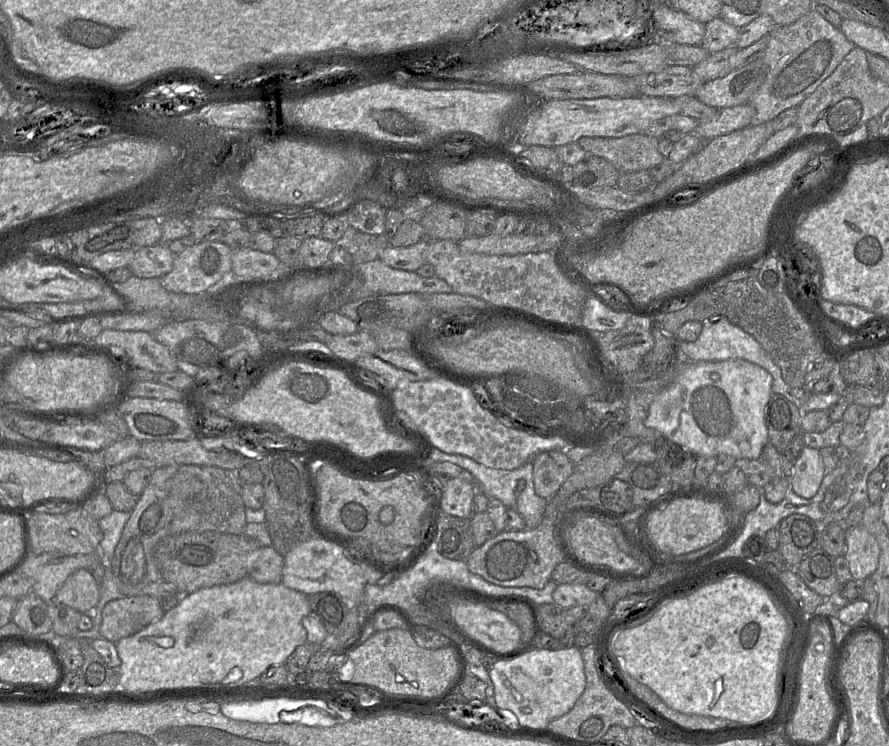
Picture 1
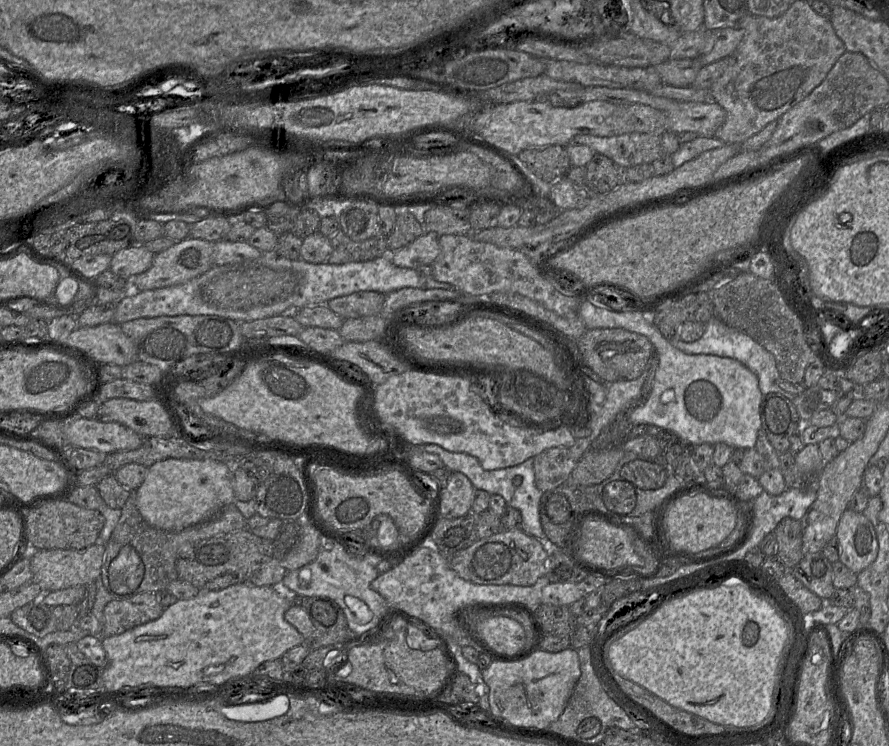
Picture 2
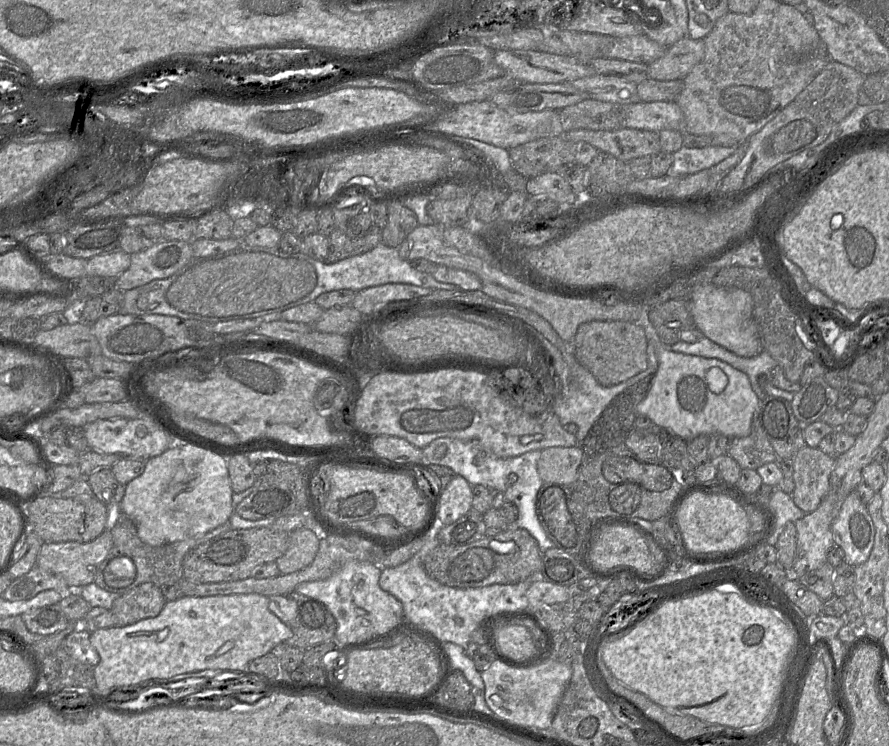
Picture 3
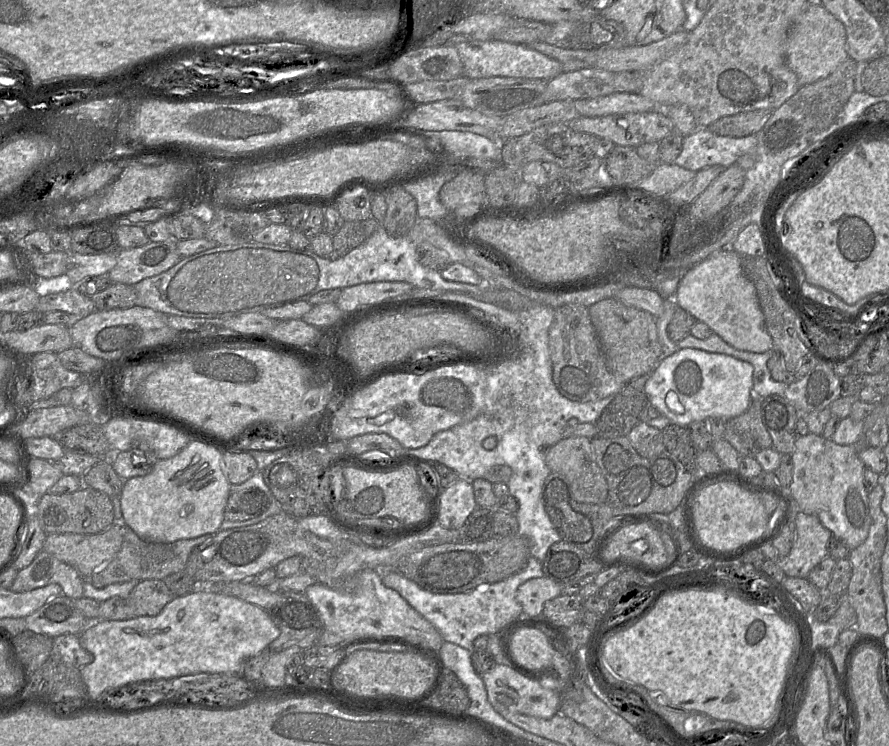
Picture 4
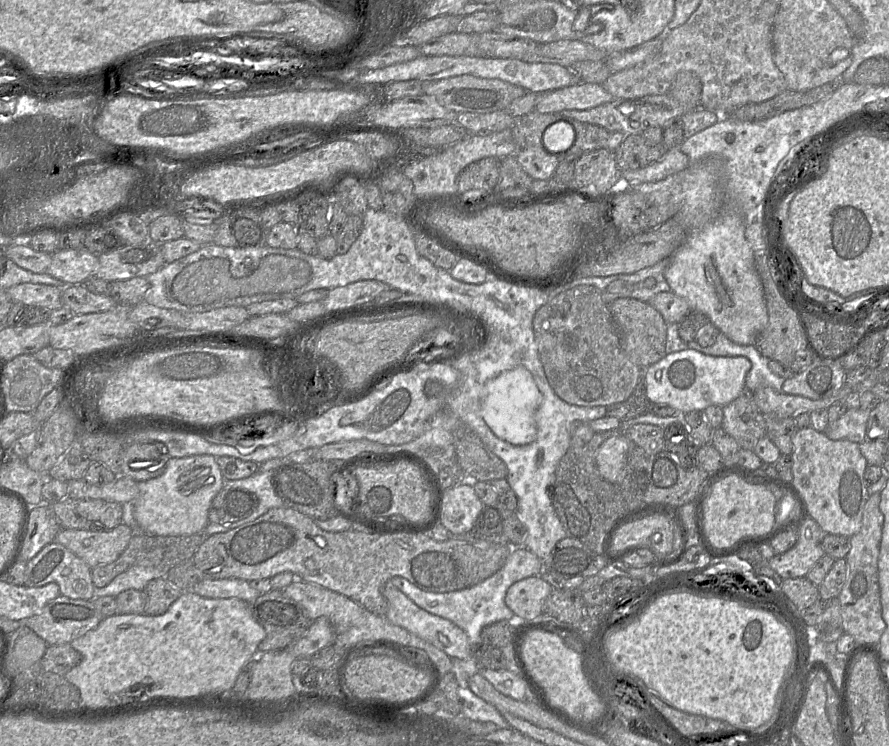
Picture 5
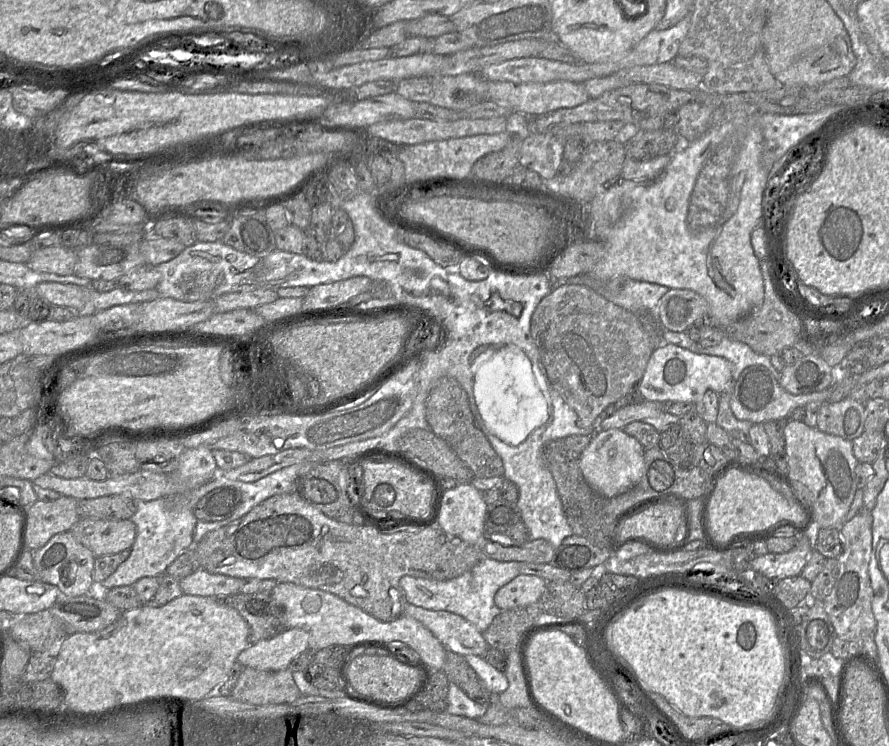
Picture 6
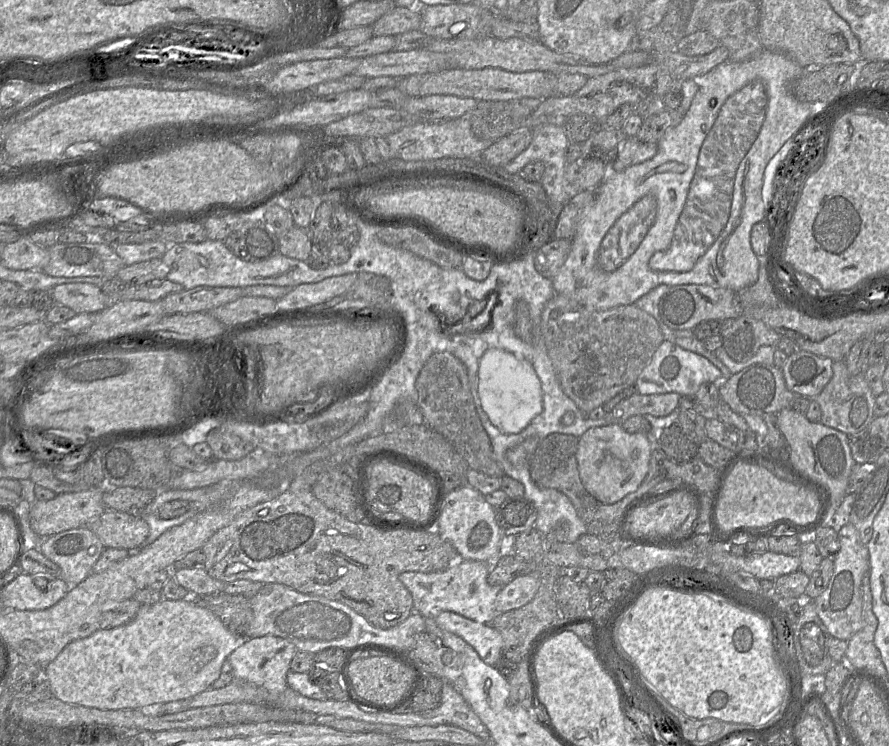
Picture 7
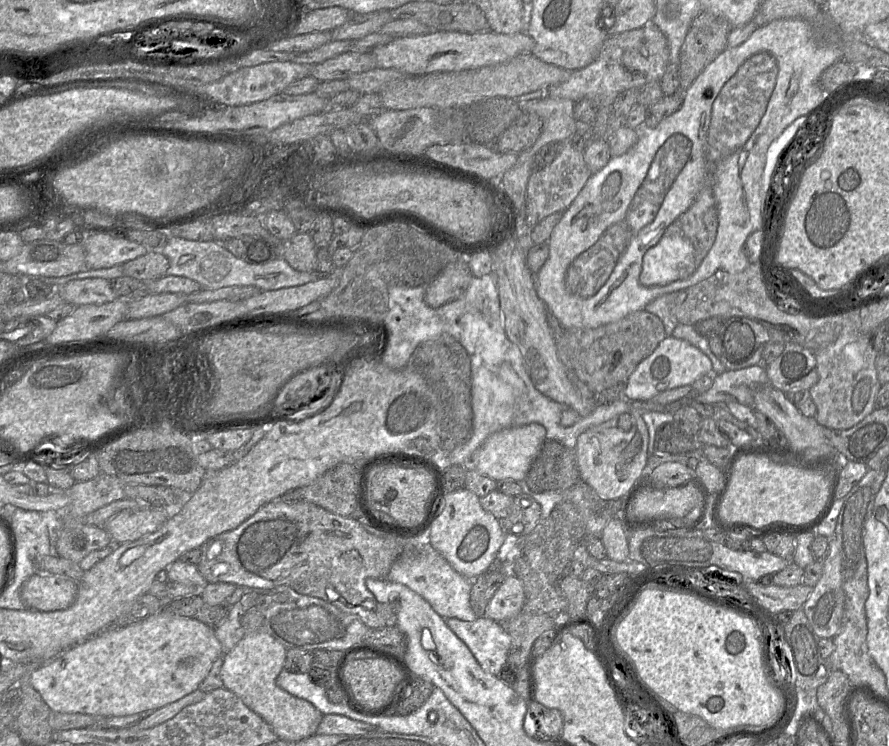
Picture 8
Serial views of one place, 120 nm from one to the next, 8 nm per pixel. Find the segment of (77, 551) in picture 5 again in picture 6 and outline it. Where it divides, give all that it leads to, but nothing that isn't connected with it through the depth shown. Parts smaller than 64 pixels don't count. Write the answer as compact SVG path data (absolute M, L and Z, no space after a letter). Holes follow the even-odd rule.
M80 518L70 532L97 558L131 550L136 525L131 519Z

